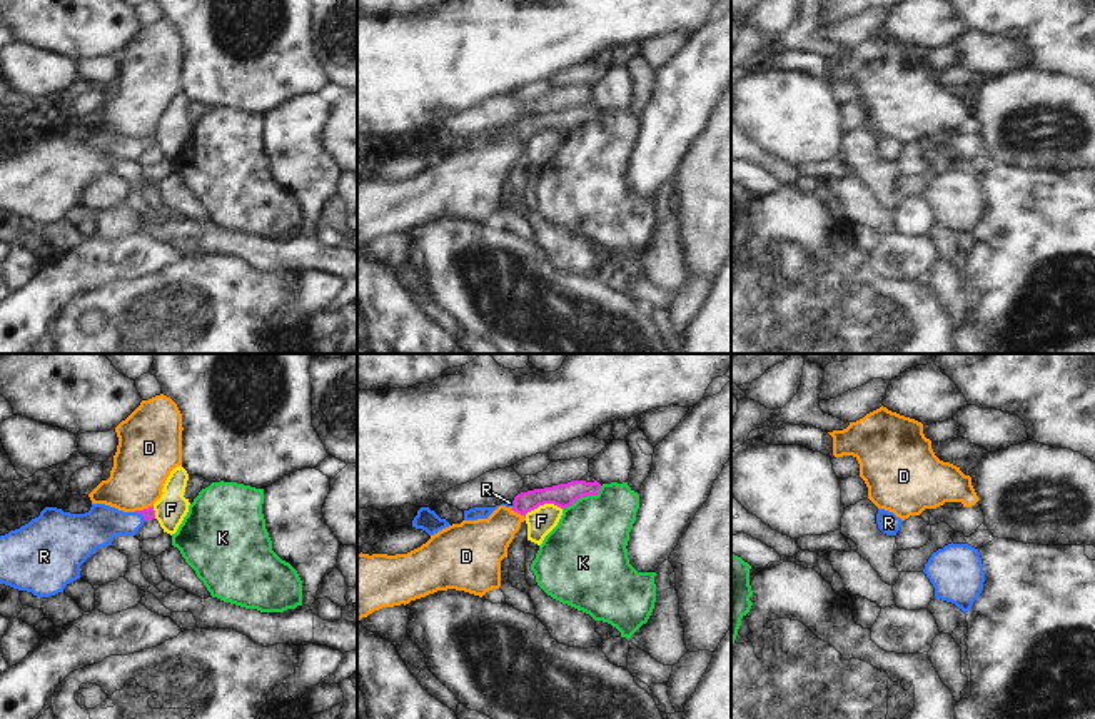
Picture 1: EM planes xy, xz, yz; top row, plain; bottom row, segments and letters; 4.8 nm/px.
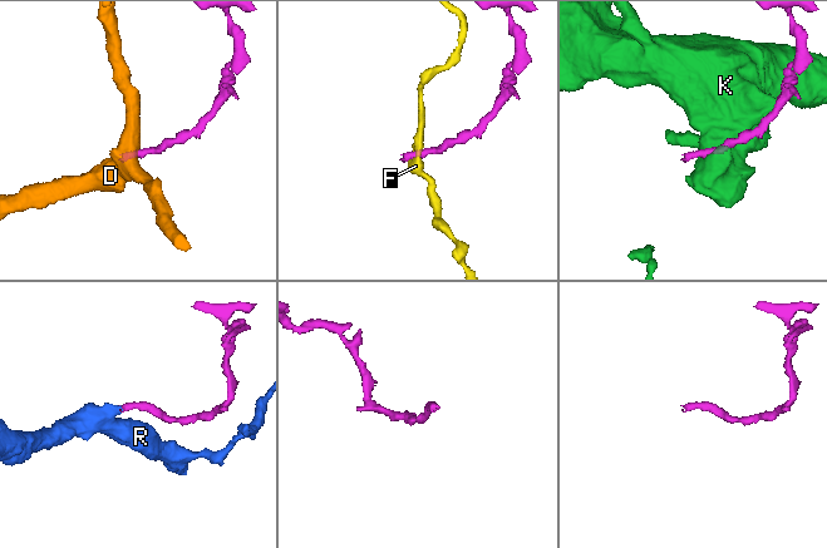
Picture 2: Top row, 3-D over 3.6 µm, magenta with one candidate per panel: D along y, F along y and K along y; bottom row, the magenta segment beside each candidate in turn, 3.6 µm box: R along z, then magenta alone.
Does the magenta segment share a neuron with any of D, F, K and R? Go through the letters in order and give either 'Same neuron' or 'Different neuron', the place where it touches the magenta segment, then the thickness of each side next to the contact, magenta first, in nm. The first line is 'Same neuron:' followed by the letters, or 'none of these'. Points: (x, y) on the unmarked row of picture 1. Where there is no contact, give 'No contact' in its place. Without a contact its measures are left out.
Same neuron: R
D: Different neuron. Touches magenta at xz (518, 139). Thickness 120 nm (magenta) against 260 nm
F: Different neuron. Touches magenta at xz (543, 130). Thickness 120 nm (magenta) against 140 nm
K: Different neuron. Touches magenta at xz (583, 122). Thickness 120 nm (magenta) against 360 nm
R: Same neuron. Touches magenta at xy (141, 139). Thickness 60 nm (magenta) against 190 nm.

